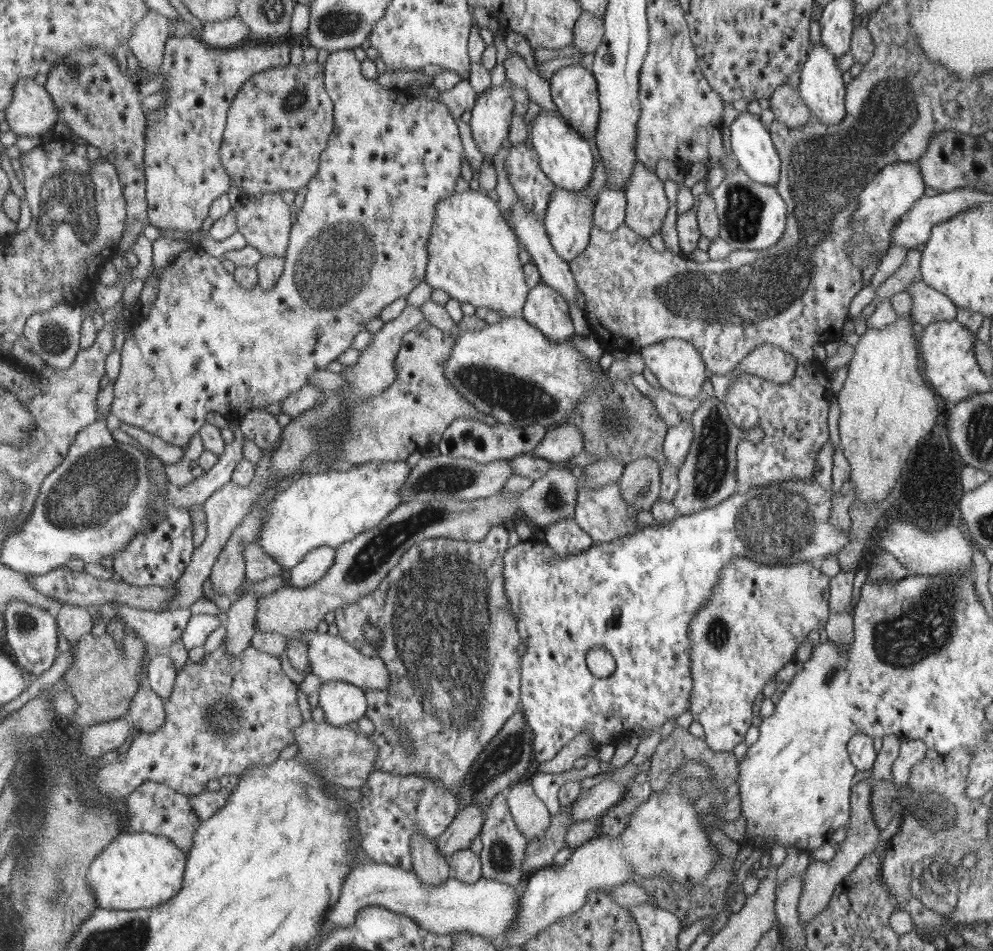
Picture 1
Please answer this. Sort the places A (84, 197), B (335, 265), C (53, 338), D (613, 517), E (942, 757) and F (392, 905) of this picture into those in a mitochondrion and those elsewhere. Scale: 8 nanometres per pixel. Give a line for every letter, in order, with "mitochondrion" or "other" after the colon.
A: mitochondrion
B: mitochondrion
C: mitochondrion
D: mitochondrion
E: other
F: other

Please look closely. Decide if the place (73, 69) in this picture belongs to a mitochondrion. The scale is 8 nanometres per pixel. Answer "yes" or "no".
yes

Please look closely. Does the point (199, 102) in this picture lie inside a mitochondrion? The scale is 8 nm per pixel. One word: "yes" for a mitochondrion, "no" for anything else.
no

